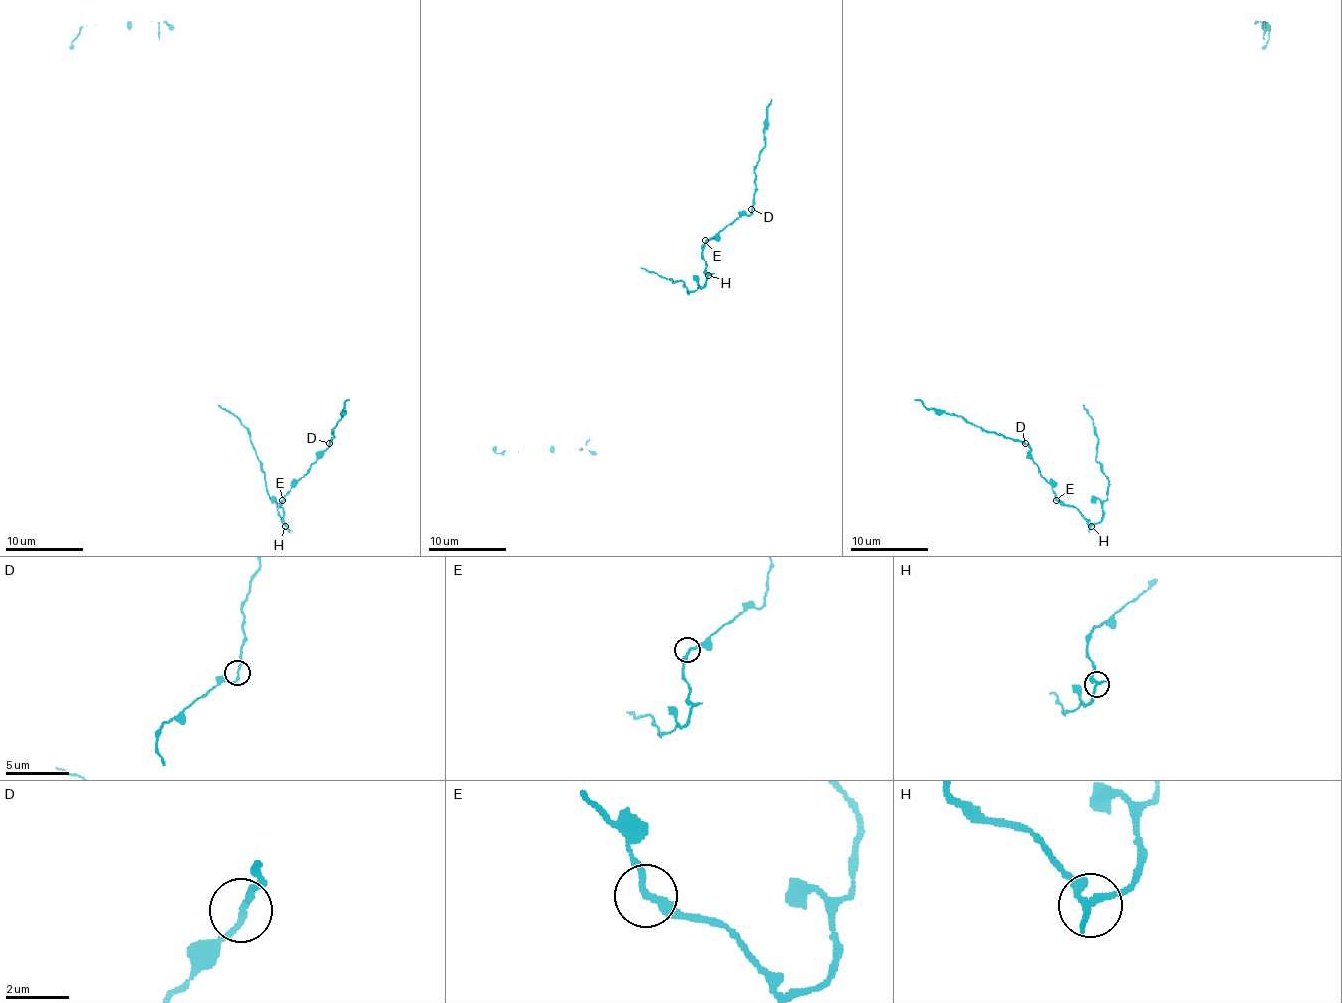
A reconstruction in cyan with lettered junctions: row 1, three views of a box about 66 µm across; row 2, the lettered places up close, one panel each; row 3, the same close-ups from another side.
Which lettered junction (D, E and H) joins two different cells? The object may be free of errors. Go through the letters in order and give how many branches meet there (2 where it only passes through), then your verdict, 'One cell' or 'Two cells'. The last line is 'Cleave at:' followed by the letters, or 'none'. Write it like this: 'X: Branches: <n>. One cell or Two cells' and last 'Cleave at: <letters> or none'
D: Branches: 2. One cell
E: Branches: 2. One cell
H: Branches: 2. Two cells
Cleave at: H

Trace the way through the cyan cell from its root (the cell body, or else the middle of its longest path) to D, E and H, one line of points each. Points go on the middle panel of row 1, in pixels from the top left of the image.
D: (640, 268), (679, 279), (689, 293), (695, 291), (706, 281), (703, 244), (751, 209)
E: (640, 268), (671, 281), (679, 279), (689, 293), (695, 291), (706, 281), (705, 240)
H: (640, 268), (656, 272), (671, 281), (679, 279), (689, 293), (701, 287), (708, 276)

